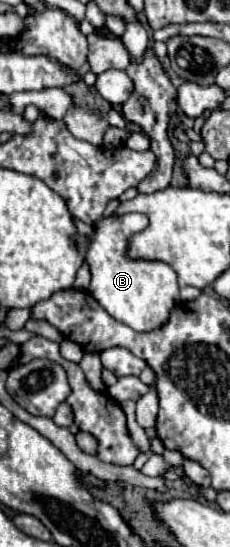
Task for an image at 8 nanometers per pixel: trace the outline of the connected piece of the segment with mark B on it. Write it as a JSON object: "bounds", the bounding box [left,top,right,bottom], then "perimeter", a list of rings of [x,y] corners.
{"bounds":[88,214,180,332],"perimeter":[[[124,214],[108,216],[96,222],[96,232],[90,236],[88,244],[88,266],[92,272],[92,282],[88,294],[118,322],[130,326],[136,332],[152,332],[168,320],[168,314],[176,302],[180,302],[176,272],[164,262],[130,260],[126,256],[126,246],[132,234],[142,232],[148,226],[144,214]]]}

